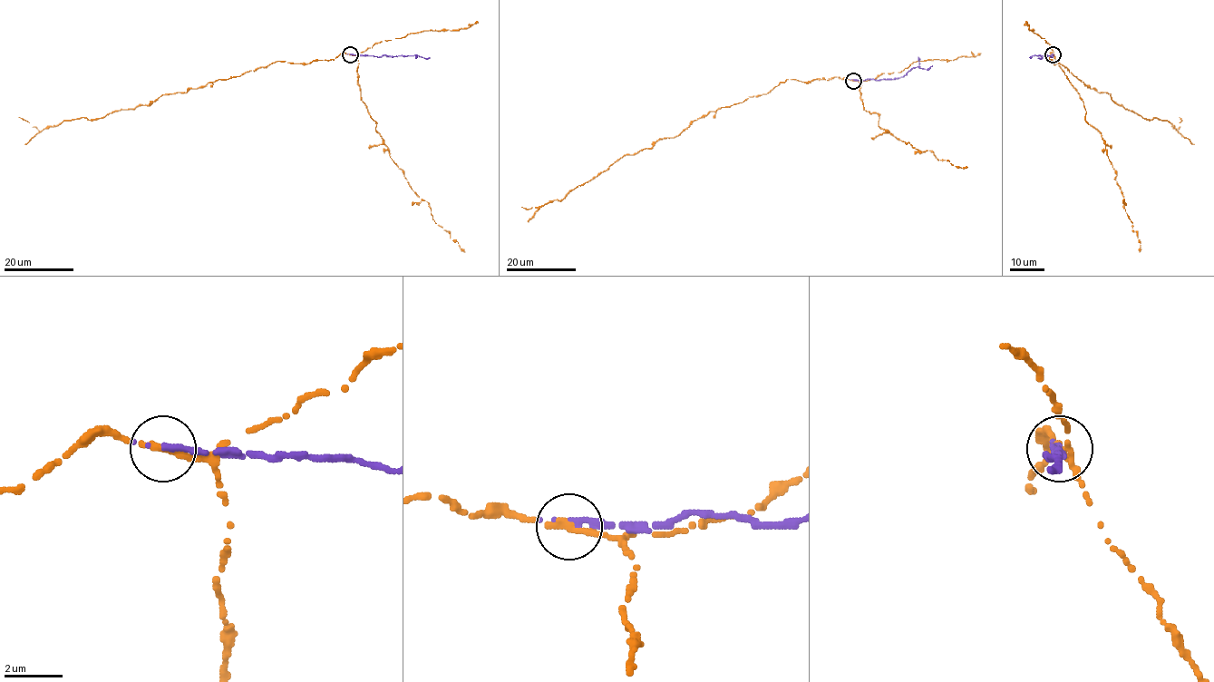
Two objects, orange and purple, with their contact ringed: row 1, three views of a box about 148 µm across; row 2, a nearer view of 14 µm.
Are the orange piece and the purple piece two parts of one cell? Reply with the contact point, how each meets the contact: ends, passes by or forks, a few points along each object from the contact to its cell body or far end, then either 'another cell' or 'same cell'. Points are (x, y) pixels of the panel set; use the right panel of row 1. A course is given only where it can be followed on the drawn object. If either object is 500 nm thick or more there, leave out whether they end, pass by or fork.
(1053, 54) | orange passes by | purple ends | orange via (1053, 54), (1052, 63), (1066, 67), (1090, 89), (1106, 92), (1143, 118), (1167, 120), (1178, 131), (1180, 117) | purple via (1053, 54), (1052, 57), (1052, 54), (1038, 54), (1041, 57), (1037, 58) | another cell

